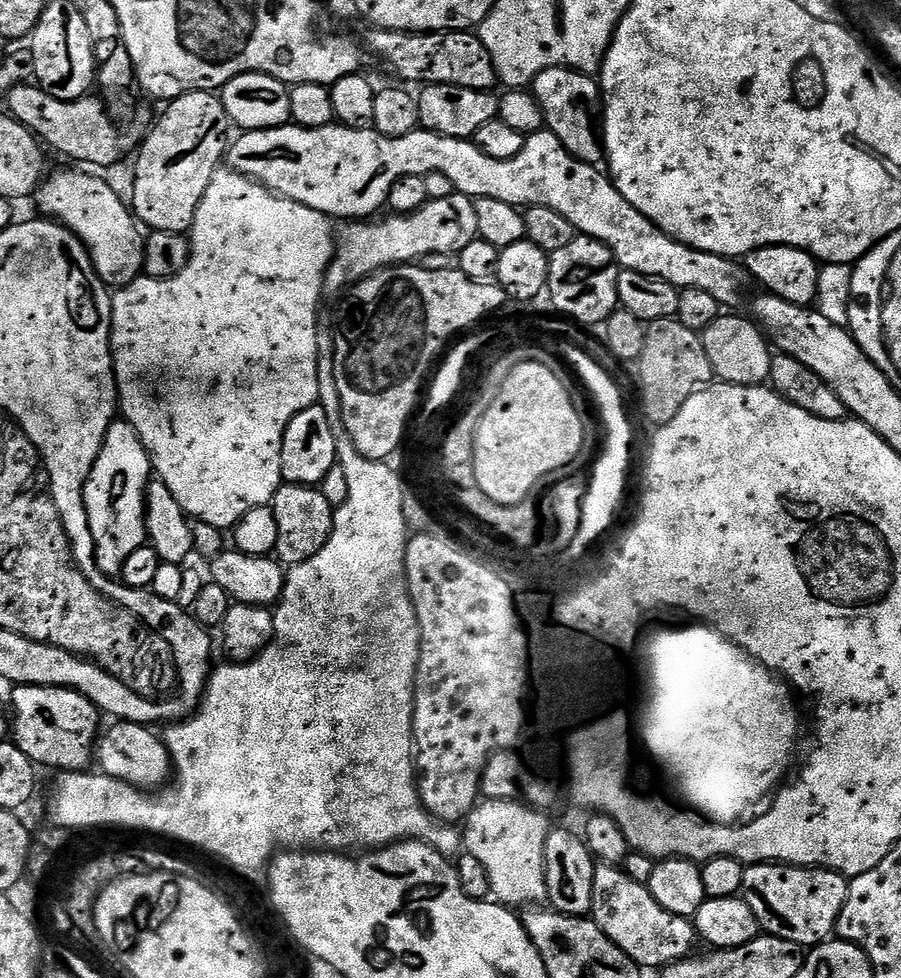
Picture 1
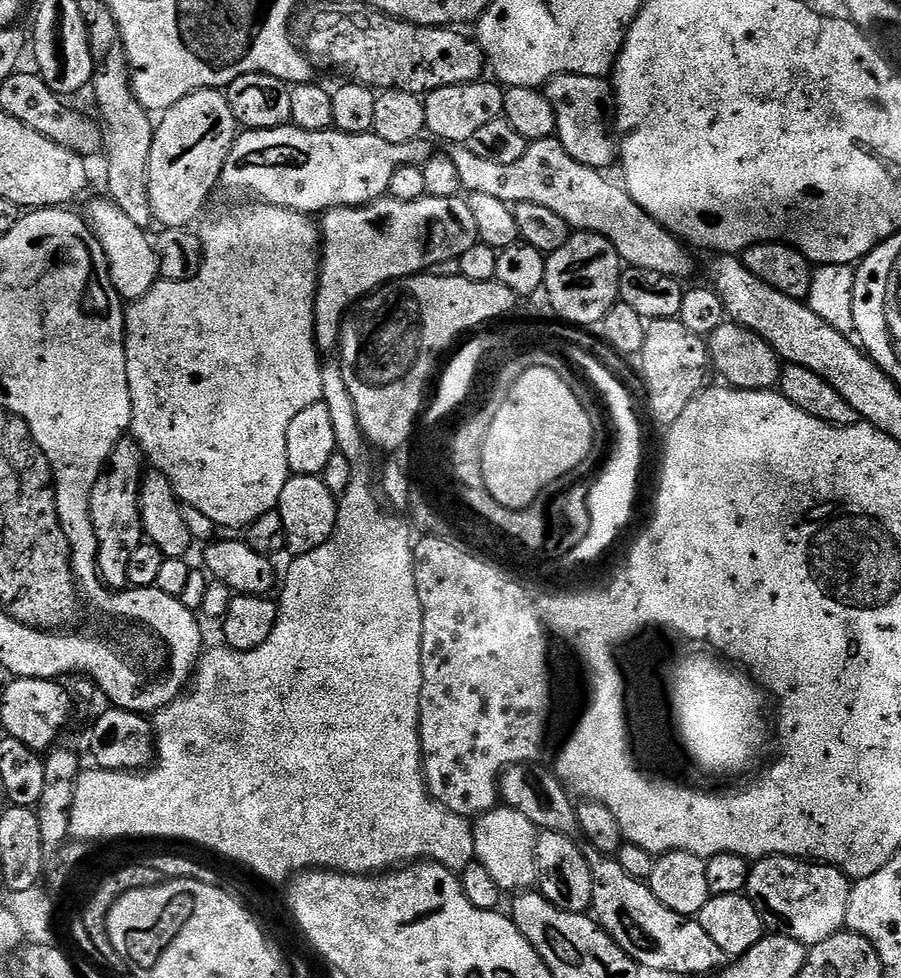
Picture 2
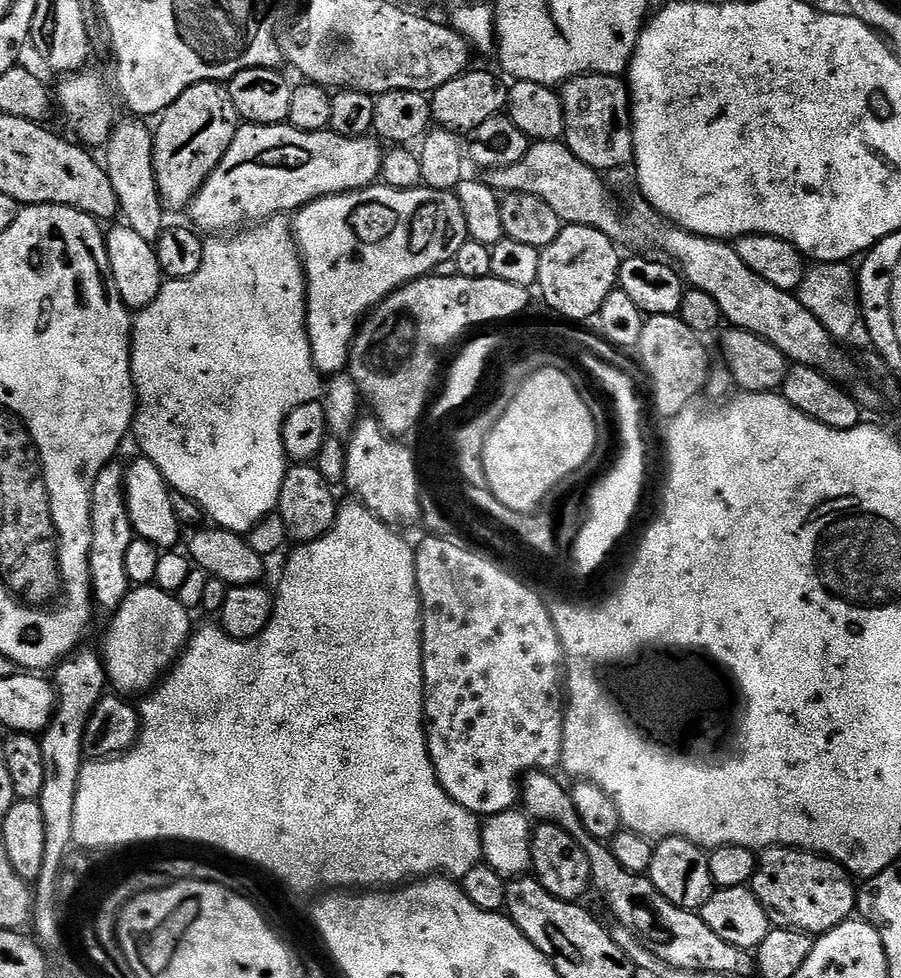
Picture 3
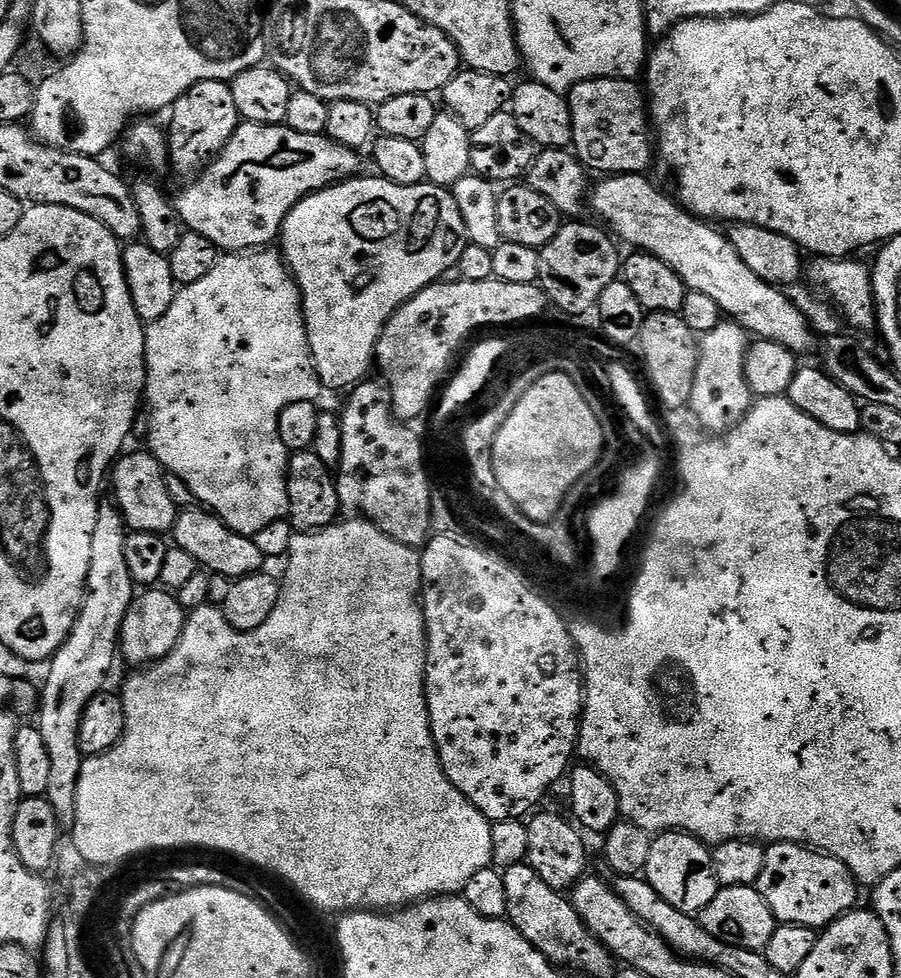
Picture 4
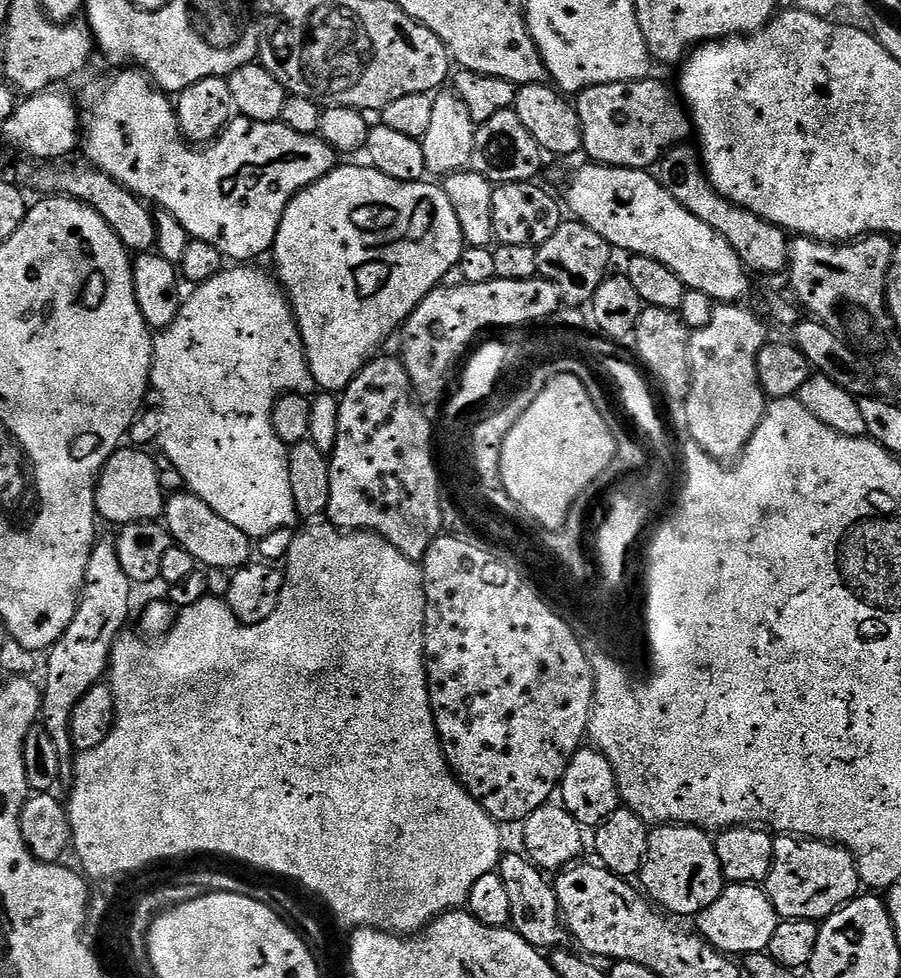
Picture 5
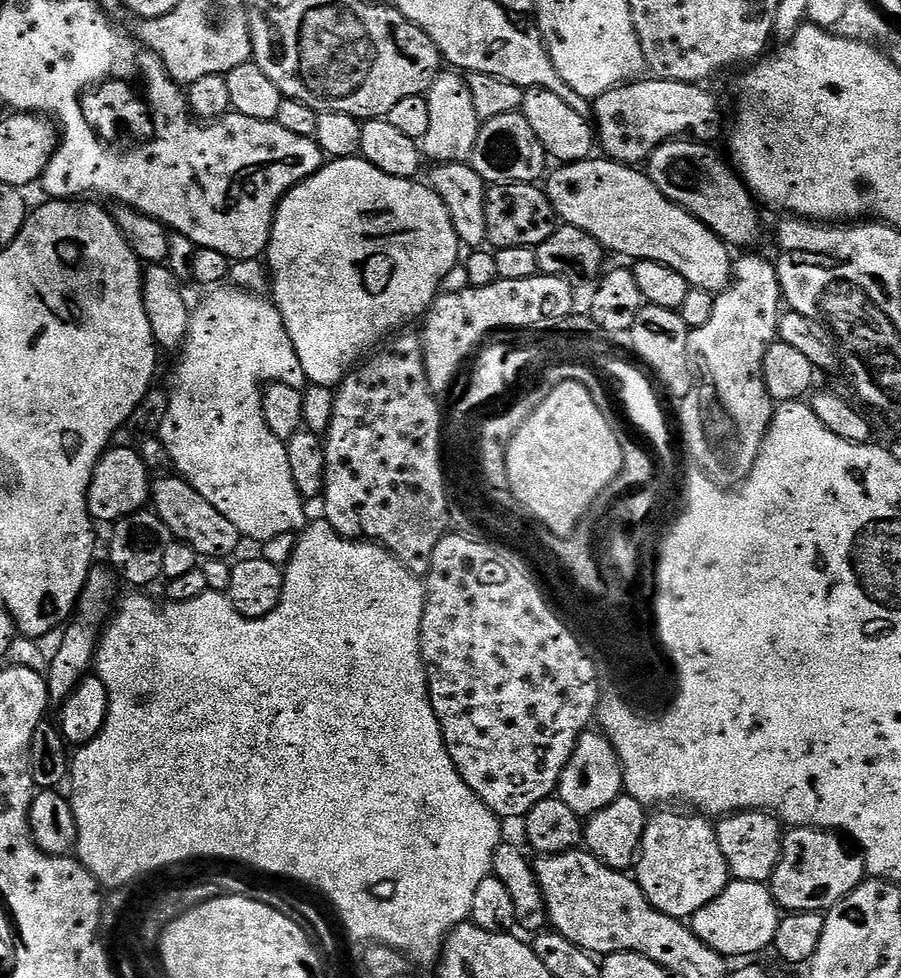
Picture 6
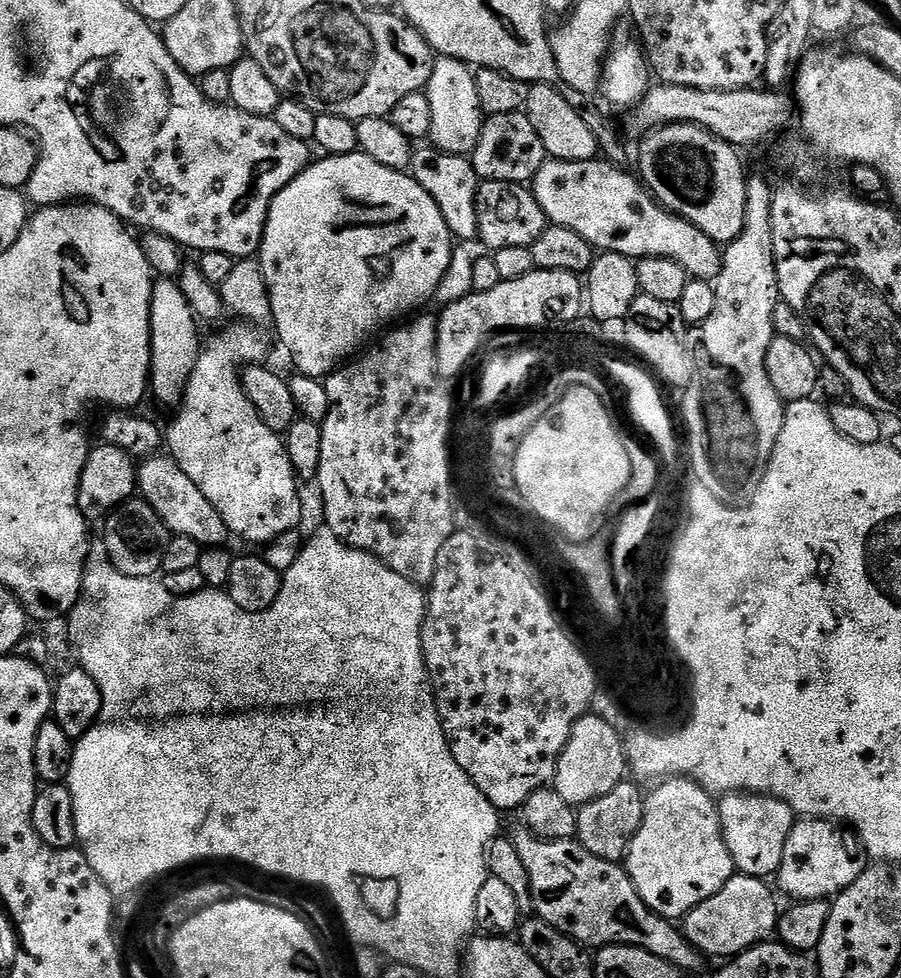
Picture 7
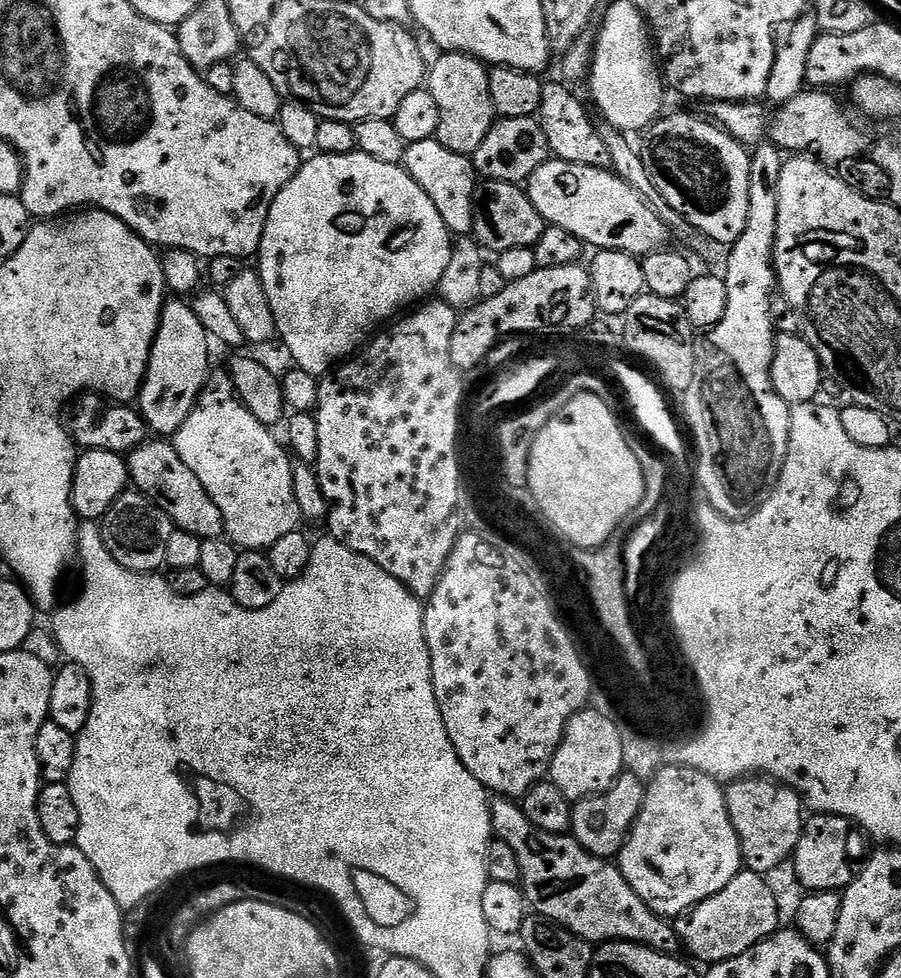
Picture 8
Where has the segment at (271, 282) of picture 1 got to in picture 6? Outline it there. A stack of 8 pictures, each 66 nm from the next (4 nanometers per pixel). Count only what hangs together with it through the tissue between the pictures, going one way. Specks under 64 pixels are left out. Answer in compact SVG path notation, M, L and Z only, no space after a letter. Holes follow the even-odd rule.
M220 286L209 292L212 293L201 302L197 312L195 309L191 313L188 321L188 337L178 352L180 361L172 376L172 397L158 439L170 454L175 471L226 522L234 522L241 537L263 542L278 538L278 534L299 533L309 523L310 516L304 513L306 501L298 486L294 486L294 474L290 474L287 443L266 426L264 387L285 384L303 389L306 381L302 362L298 362L294 342L290 342L282 314L271 299L235 286Z

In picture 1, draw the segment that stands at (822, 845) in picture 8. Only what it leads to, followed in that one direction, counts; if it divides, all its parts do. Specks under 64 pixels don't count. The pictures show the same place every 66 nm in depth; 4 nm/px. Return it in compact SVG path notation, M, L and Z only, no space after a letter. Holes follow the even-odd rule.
M750 864L744 869L740 896L754 910L761 929L797 946L823 944L836 931L849 881L829 868L799 868L796 864Z

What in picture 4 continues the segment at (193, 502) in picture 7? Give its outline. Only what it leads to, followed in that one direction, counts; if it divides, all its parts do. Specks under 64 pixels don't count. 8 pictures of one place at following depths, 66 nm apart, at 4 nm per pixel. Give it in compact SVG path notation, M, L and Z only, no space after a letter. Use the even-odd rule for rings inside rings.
M199 507L181 511L176 517L176 525L170 536L175 547L186 550L186 554L190 554L190 558L194 558L197 565L212 576L227 576L231 581L239 580L242 576L261 571L266 564L266 557L258 550L253 537L230 530L230 526L226 526L211 512Z

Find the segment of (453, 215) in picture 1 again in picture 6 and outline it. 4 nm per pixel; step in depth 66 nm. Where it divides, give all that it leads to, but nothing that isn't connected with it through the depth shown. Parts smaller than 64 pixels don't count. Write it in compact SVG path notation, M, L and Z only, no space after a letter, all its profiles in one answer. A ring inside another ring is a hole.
M351 156L348 160L333 159L325 163L320 171L296 185L280 201L276 210L276 219L272 221L272 236L268 240L266 253L266 268L270 273L270 299L282 314L282 322L286 326L286 332L290 334L290 342L294 342L294 352L298 354L298 362L302 362L304 378L309 385L330 389L339 386L348 377L349 371L357 367L381 343L379 340L383 336L391 337L407 329L404 327L411 320L419 321L427 313L437 296L441 295L443 278L461 263L462 245L454 230L454 222L450 222L450 214L442 198L438 198L436 191L427 183L416 183L420 182L382 174L382 170L375 168L369 160L360 156Z

